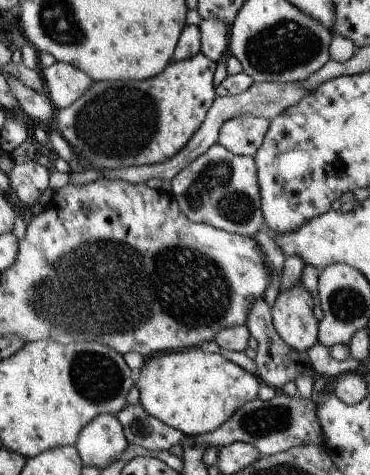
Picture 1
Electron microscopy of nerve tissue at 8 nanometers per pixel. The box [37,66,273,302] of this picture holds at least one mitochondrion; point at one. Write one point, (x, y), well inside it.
(114, 121)

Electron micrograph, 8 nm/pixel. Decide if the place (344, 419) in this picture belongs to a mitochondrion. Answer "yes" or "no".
no

